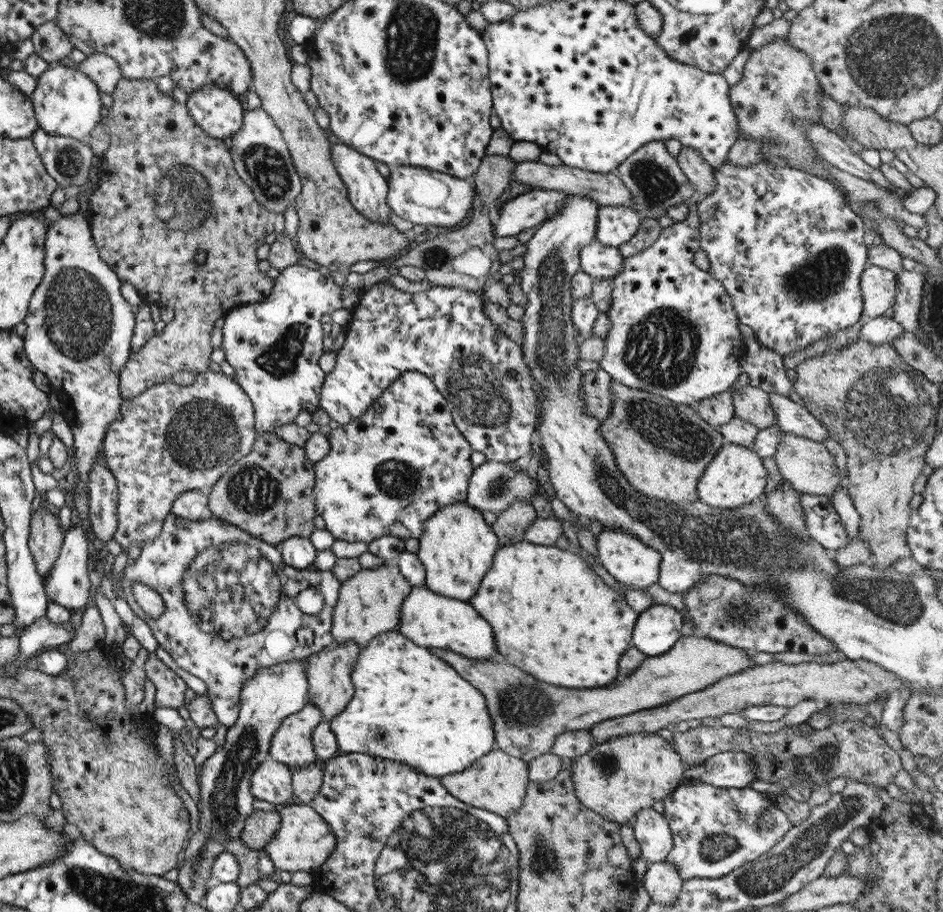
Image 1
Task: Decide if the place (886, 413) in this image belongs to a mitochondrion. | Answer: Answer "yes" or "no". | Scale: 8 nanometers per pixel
yes

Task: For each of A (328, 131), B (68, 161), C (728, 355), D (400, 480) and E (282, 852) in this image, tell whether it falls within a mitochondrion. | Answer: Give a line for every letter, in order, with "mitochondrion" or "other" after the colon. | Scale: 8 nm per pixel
A: other
B: mitochondrion
C: other
D: mitochondrion
E: other

